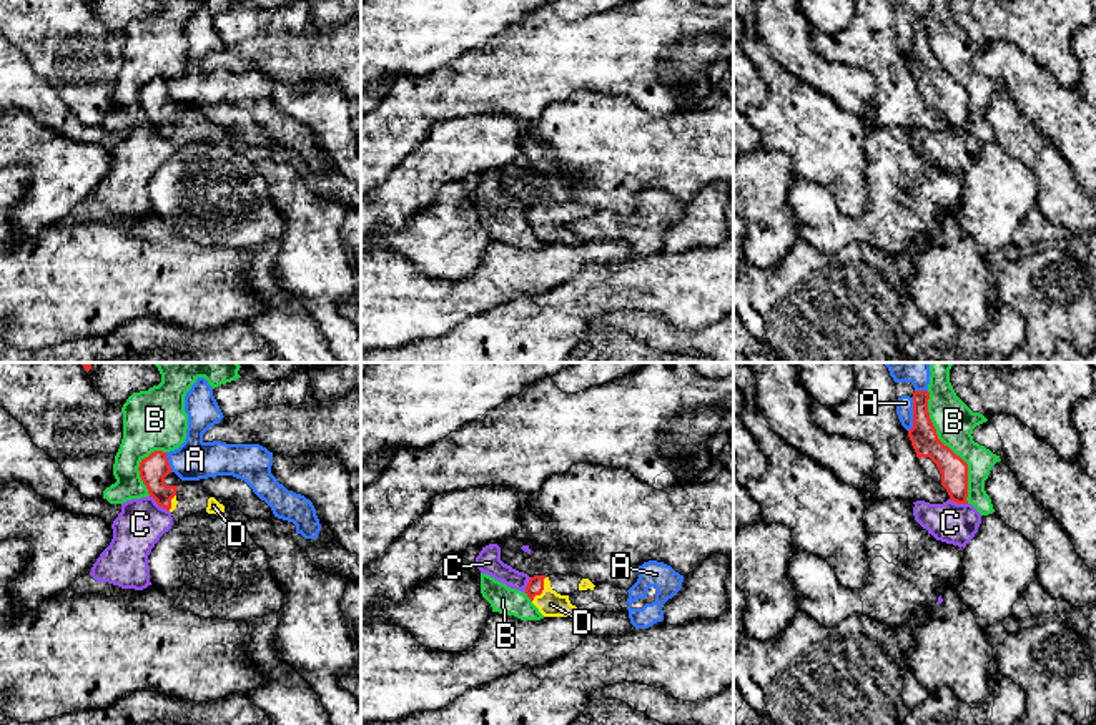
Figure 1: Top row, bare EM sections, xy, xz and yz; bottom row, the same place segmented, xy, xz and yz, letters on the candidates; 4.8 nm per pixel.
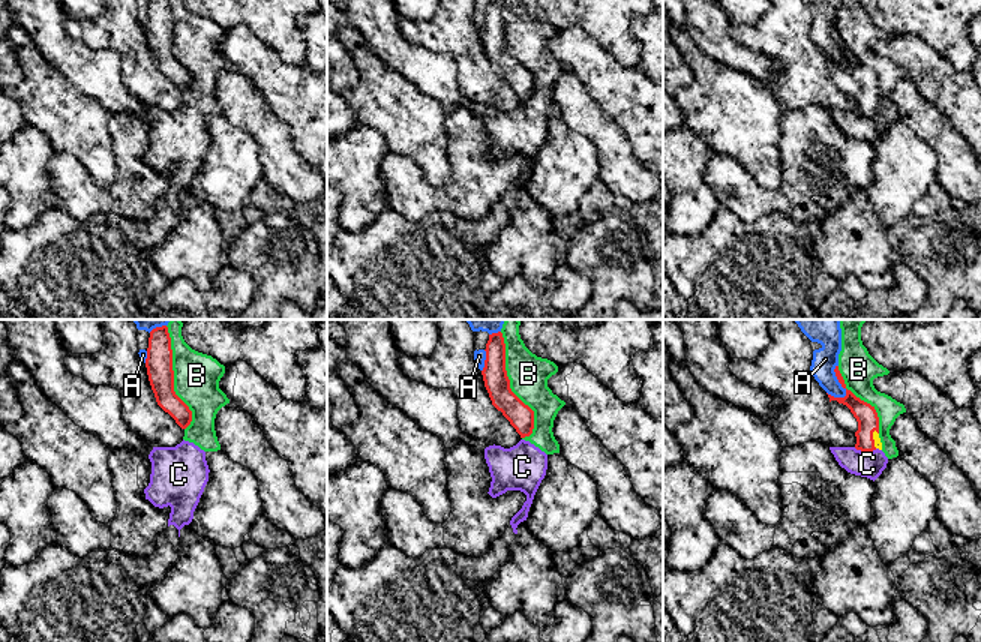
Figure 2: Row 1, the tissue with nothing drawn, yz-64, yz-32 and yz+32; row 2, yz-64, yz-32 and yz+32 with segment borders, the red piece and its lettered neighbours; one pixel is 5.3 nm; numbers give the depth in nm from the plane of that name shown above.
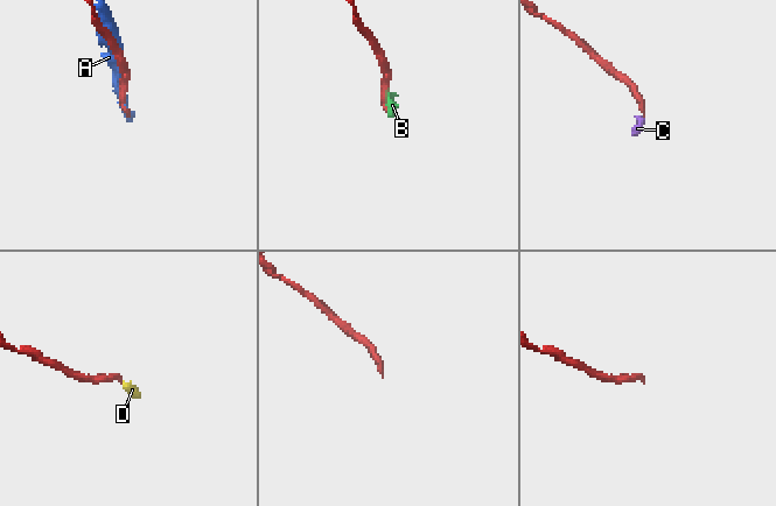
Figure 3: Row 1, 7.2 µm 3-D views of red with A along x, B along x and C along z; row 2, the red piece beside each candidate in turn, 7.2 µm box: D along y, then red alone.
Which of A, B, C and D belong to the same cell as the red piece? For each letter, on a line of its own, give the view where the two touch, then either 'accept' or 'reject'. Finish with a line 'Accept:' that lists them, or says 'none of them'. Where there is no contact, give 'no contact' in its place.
A: contact in yz; reject
B: contact in yz; reject
C: contact in xy; reject
D: contact in xz; accept
Accept: D

